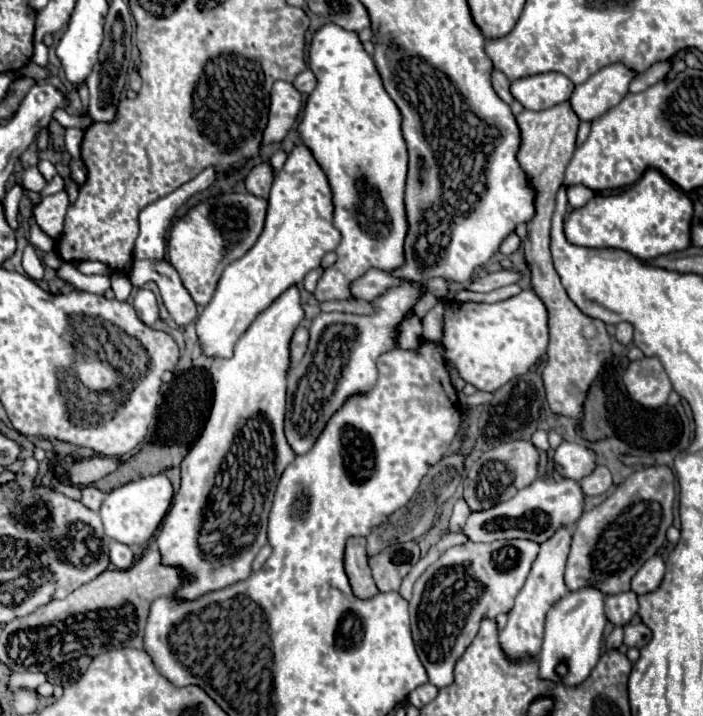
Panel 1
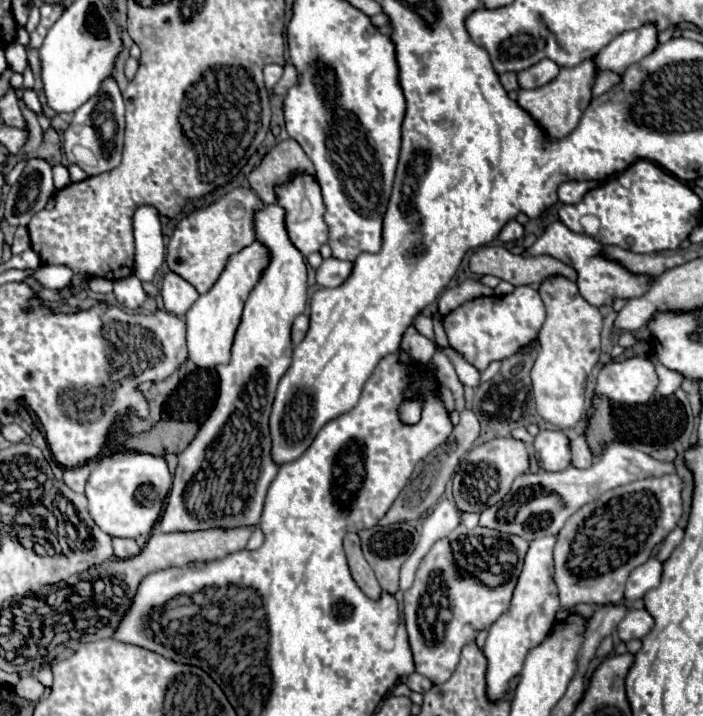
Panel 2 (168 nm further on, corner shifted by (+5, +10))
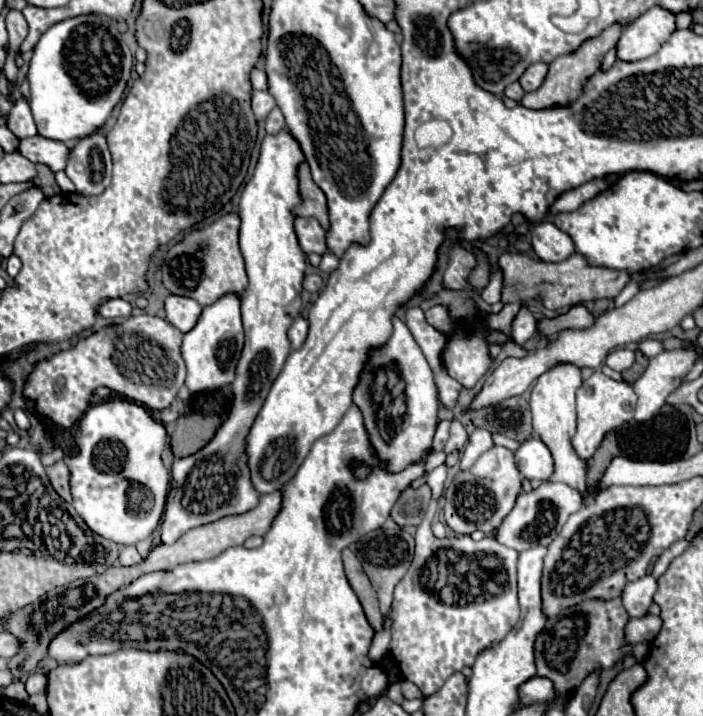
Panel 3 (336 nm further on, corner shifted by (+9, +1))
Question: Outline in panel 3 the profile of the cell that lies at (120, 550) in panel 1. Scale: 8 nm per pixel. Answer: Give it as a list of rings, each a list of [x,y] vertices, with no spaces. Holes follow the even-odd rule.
[[[122,547],[120,549],[120,555],[118,555],[118,563],[120,565],[136,565],[140,561],[142,561],[142,557],[136,551],[136,547]]]

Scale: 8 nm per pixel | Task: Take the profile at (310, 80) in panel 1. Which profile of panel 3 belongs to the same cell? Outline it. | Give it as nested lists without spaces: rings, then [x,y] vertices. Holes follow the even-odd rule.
[[[254,91],[252,93],[252,109],[254,109],[258,123],[262,123],[274,107],[276,107],[276,99],[268,91]]]

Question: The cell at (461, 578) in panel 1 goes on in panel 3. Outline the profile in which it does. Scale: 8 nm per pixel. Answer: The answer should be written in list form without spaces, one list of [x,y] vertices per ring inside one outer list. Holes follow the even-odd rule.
[[[422,521],[418,525],[416,553],[406,577],[396,585],[394,601],[390,609],[394,619],[390,653],[394,651],[392,655],[398,661],[402,675],[408,681],[416,683],[426,697],[436,693],[452,673],[462,671],[464,665],[474,665],[476,655],[484,647],[504,639],[504,635],[516,625],[516,619],[520,615],[520,609],[516,603],[516,567],[508,569],[508,587],[500,595],[494,595],[492,599],[486,599],[482,603],[452,607],[452,605],[440,603],[434,595],[424,591],[424,585],[420,583],[420,567],[424,567],[424,563],[428,561],[428,555],[432,555],[432,551],[438,551],[438,547],[456,547],[456,545],[472,545],[472,547],[480,547],[480,551],[516,555],[516,561],[518,561],[516,551],[500,545],[490,535],[486,535],[480,541],[472,541],[468,535],[460,535],[454,539],[436,539],[430,531],[430,523]]]

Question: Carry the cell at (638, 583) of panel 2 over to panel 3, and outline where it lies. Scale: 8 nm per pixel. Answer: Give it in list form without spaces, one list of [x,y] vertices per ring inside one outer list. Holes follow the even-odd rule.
[[[644,575],[632,583],[628,583],[622,591],[622,603],[630,617],[642,617],[652,603],[656,593],[656,579],[652,575]]]

